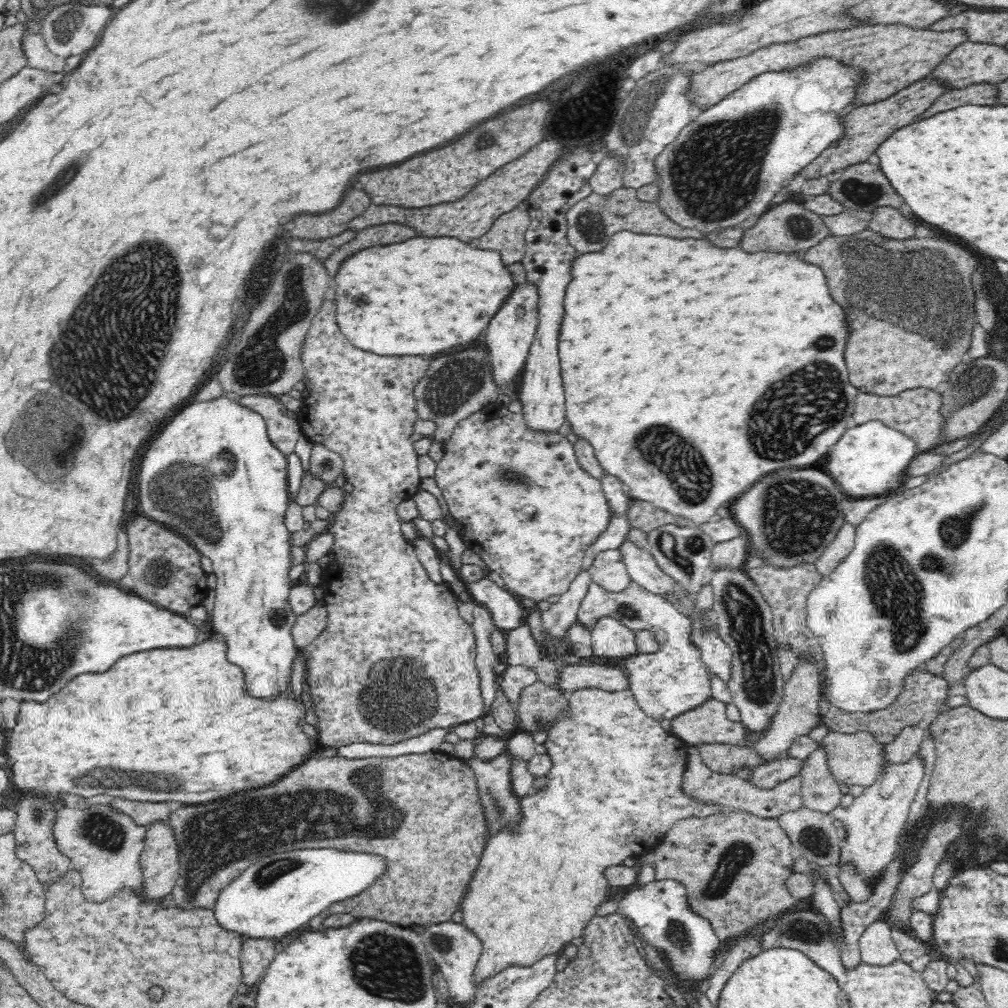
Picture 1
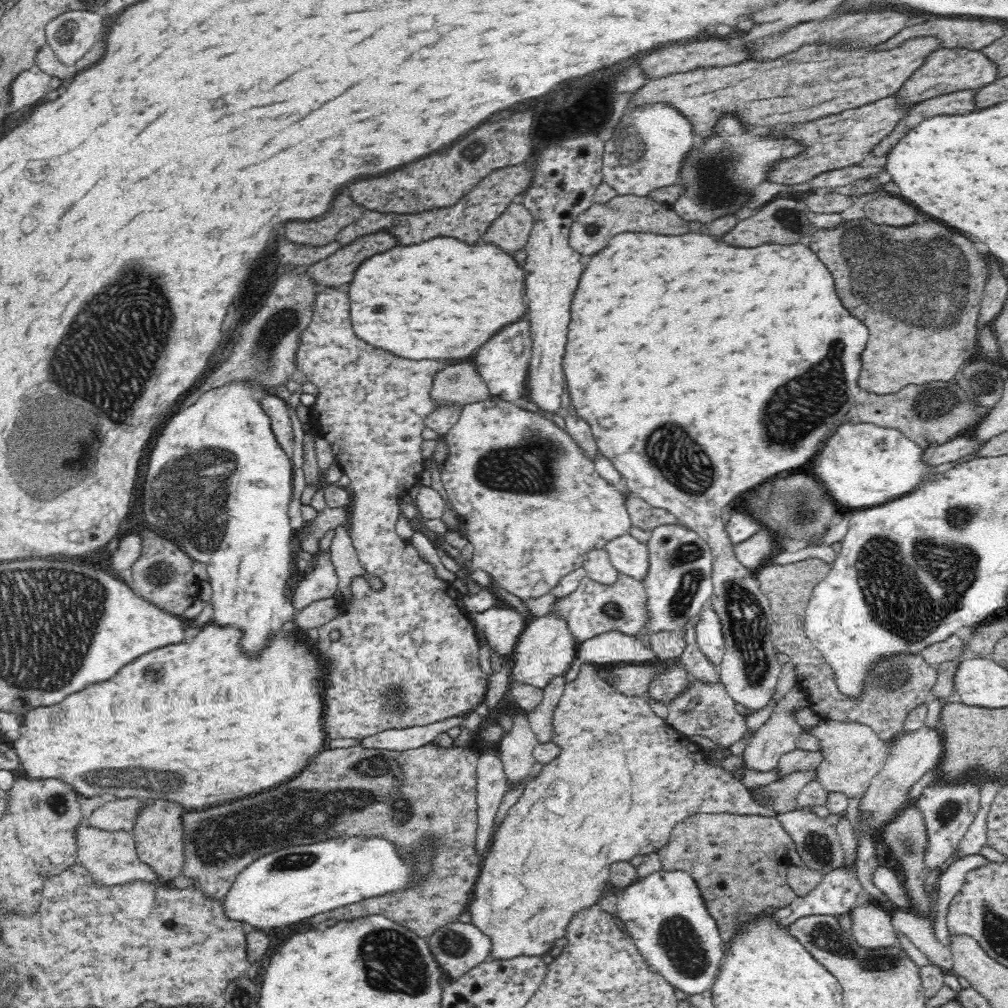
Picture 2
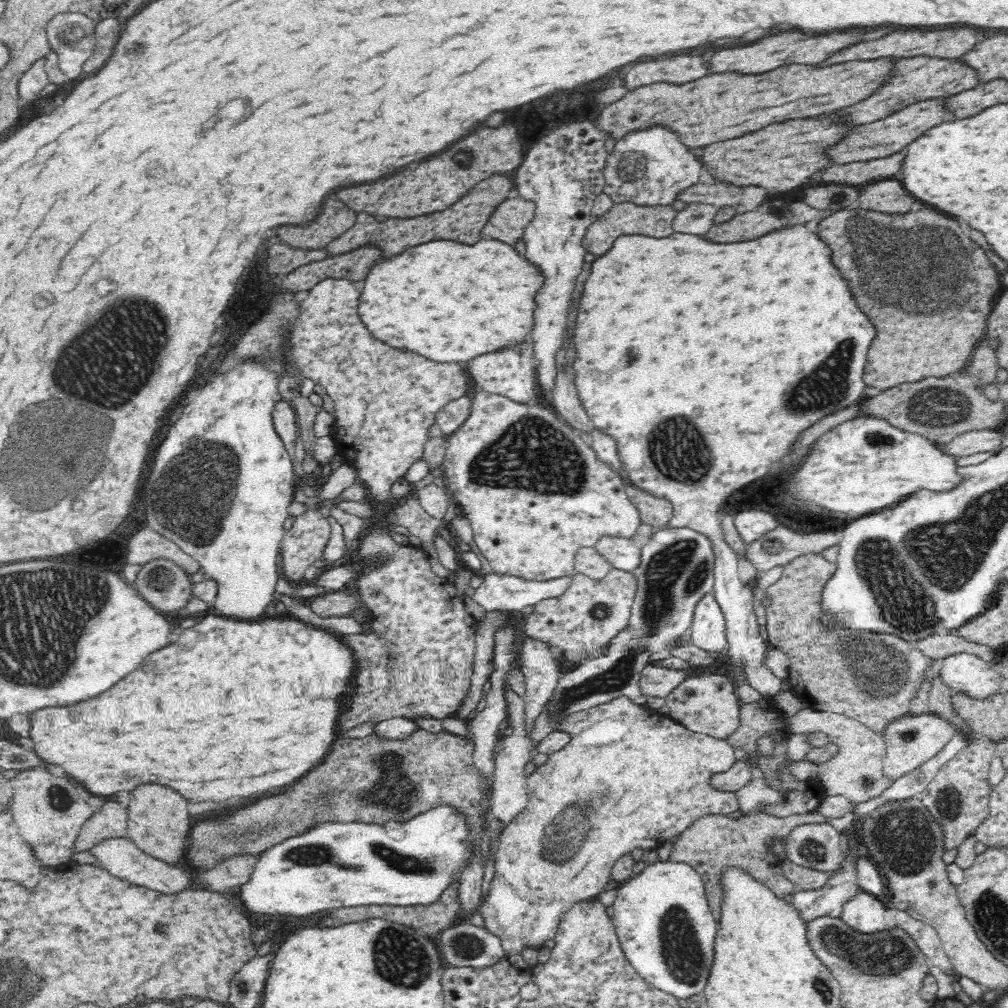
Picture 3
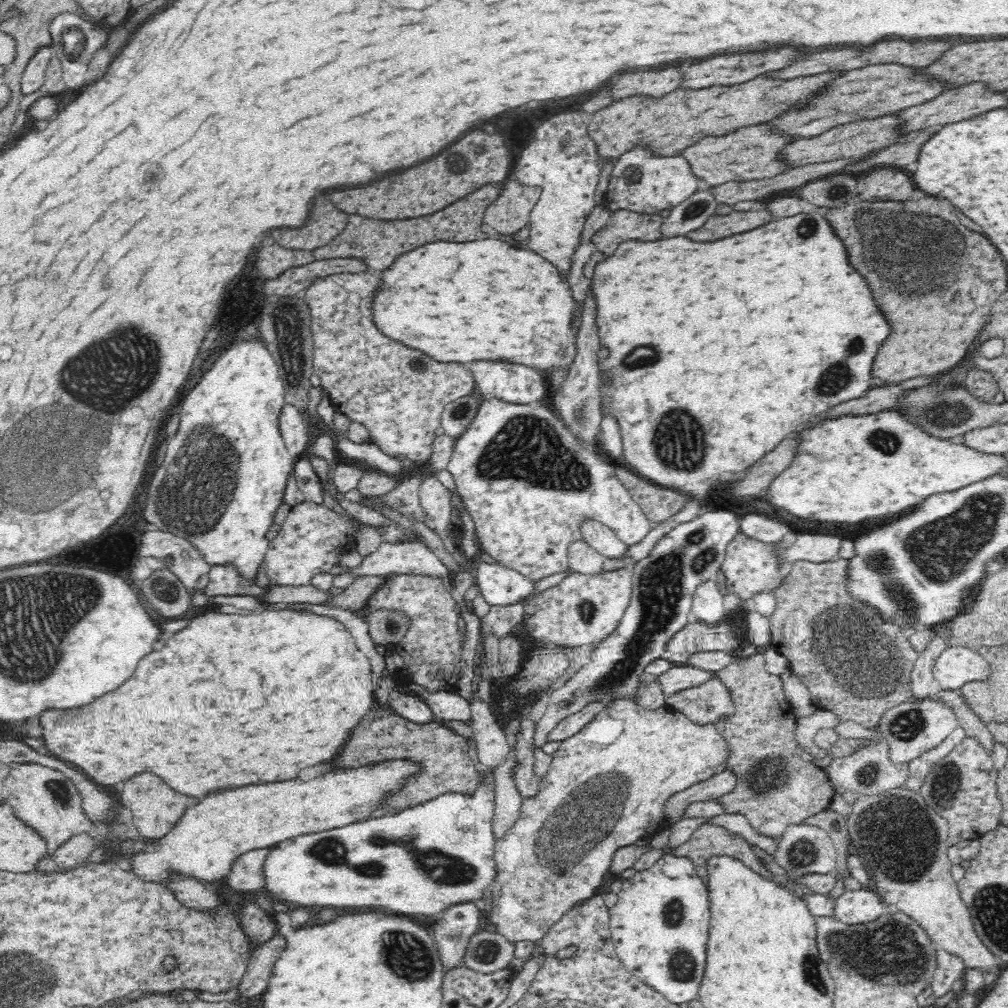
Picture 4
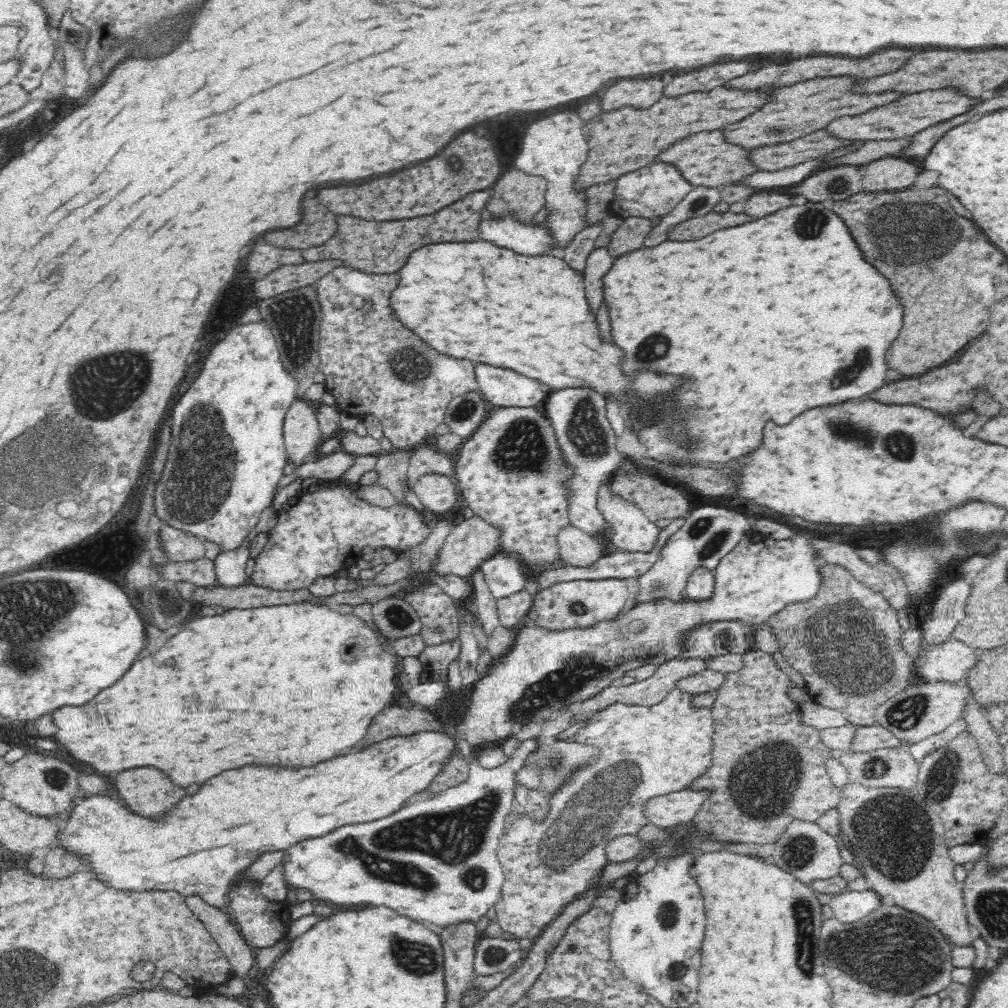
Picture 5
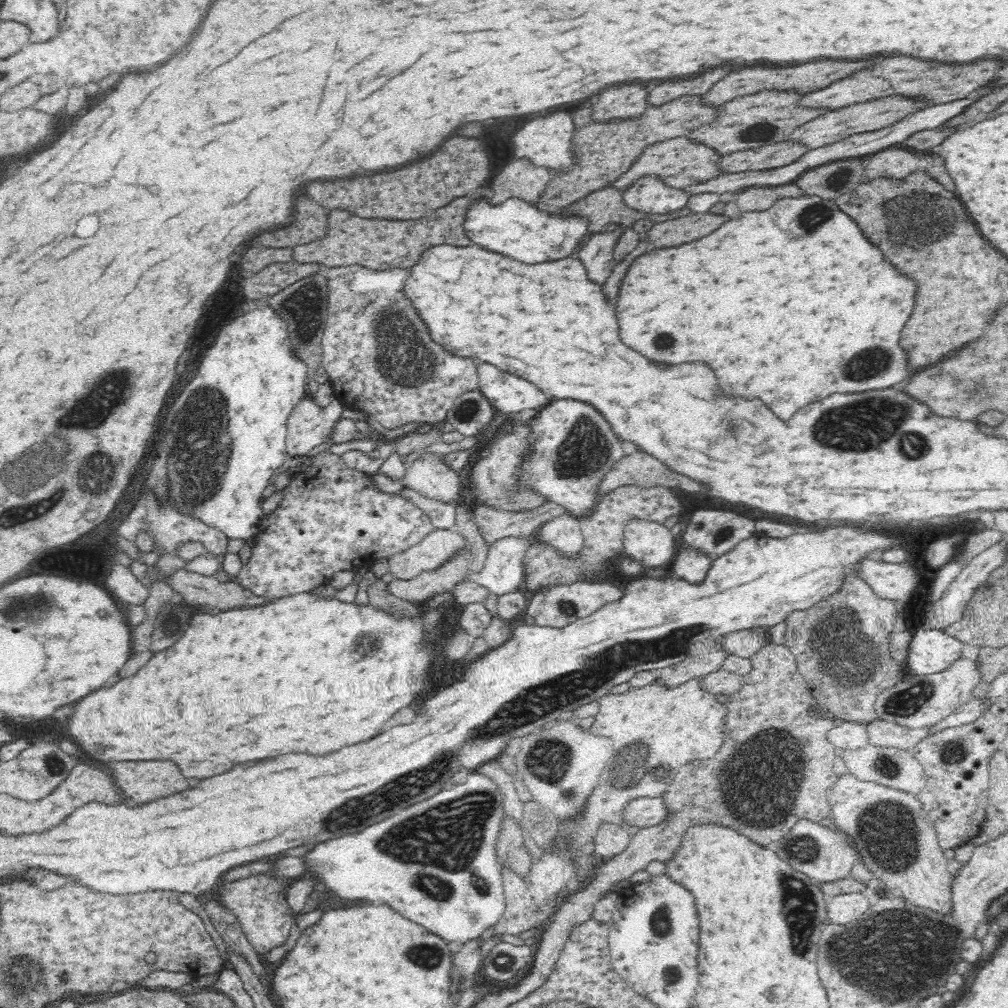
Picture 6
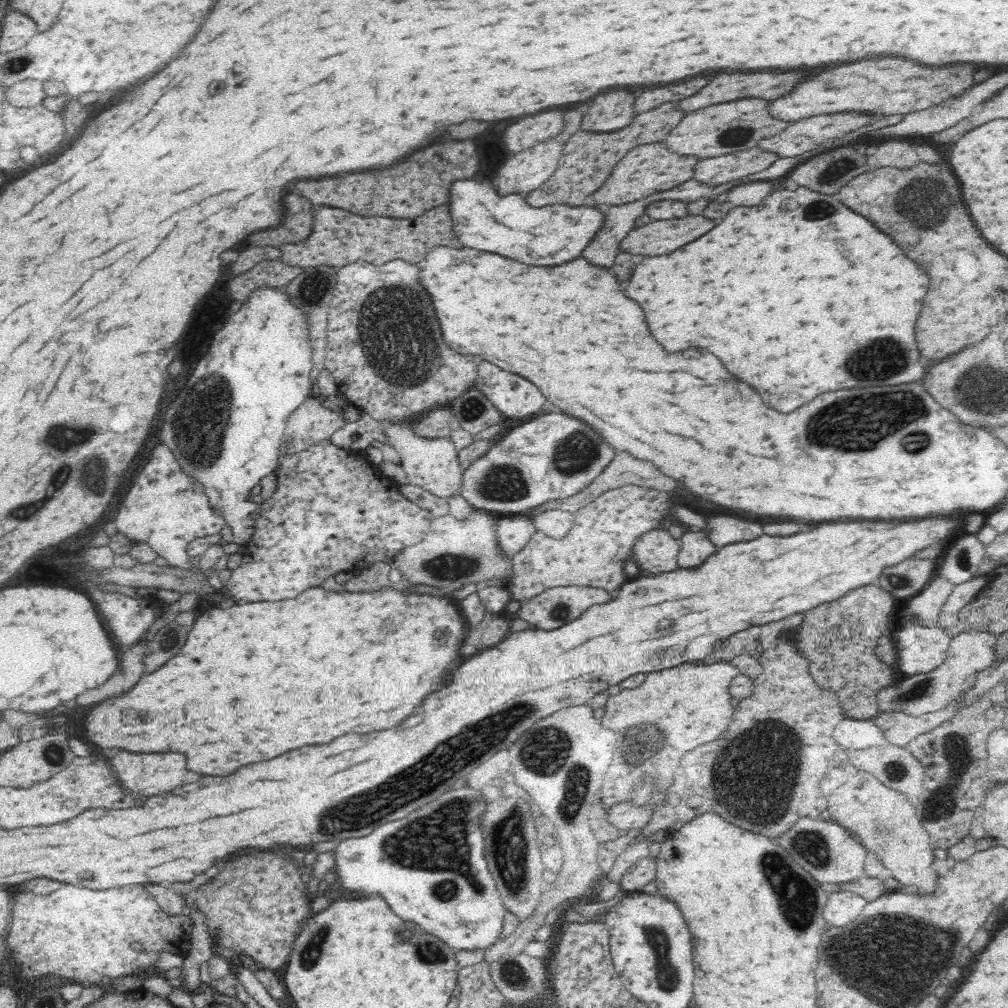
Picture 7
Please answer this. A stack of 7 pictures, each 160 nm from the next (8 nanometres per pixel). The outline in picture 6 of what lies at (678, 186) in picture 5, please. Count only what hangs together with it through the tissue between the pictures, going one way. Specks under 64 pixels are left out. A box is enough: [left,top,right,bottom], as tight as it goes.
[622,178,689,214]

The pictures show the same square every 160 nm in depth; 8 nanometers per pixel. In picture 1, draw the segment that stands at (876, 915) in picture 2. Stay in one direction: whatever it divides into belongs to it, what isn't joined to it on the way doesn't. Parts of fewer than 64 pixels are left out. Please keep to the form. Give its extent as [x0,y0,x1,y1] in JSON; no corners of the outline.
[859,919,900,965]

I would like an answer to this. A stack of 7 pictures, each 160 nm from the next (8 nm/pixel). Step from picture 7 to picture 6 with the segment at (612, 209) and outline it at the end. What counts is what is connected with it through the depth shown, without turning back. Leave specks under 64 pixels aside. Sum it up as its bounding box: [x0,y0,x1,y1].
[576,224,626,282]

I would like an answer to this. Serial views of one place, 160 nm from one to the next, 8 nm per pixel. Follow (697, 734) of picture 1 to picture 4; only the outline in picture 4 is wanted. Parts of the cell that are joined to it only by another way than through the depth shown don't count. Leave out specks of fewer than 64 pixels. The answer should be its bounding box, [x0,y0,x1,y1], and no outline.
[666,678,734,725]

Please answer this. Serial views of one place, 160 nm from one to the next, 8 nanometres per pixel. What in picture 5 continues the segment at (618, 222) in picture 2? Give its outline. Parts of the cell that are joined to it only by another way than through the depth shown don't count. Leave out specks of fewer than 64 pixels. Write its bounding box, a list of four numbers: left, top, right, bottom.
[607,217,652,258]

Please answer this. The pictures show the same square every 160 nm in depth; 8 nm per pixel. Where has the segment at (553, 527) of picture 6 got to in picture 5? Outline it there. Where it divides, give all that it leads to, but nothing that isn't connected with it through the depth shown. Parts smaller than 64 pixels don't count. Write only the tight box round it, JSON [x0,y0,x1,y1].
[555,523,604,566]

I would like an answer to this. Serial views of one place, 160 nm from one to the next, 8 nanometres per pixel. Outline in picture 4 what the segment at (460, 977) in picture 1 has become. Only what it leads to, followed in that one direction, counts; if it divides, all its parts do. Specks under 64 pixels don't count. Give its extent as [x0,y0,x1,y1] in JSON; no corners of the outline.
[464,930,515,974]

